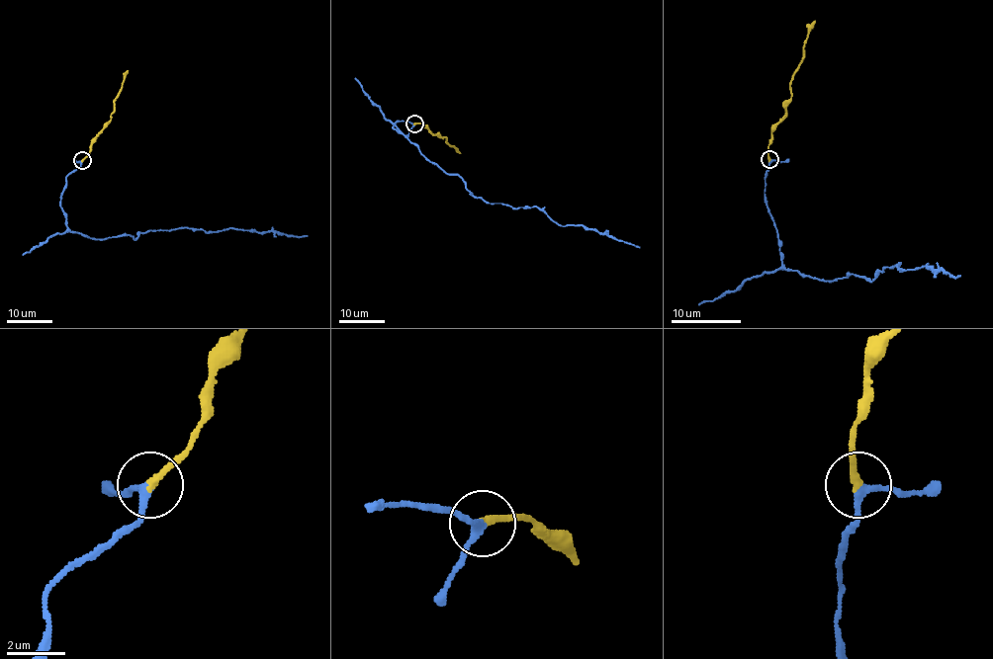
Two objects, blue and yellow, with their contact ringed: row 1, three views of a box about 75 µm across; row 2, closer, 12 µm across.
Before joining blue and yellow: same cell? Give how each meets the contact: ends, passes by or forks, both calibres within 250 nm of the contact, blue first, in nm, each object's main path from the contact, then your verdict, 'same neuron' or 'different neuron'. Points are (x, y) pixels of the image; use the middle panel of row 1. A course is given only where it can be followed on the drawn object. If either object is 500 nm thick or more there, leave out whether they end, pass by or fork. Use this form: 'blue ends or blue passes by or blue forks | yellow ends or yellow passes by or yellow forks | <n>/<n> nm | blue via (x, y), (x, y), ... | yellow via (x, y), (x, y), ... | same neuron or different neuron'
blue passes by | yellow ends | 240/240 nm | blue via (413, 123), (394, 128), (472, 195), (536, 206), (563, 226), (640, 248) | yellow via (413, 123), (420, 123), (433, 134), (446, 137), (460, 153) | same neuron

